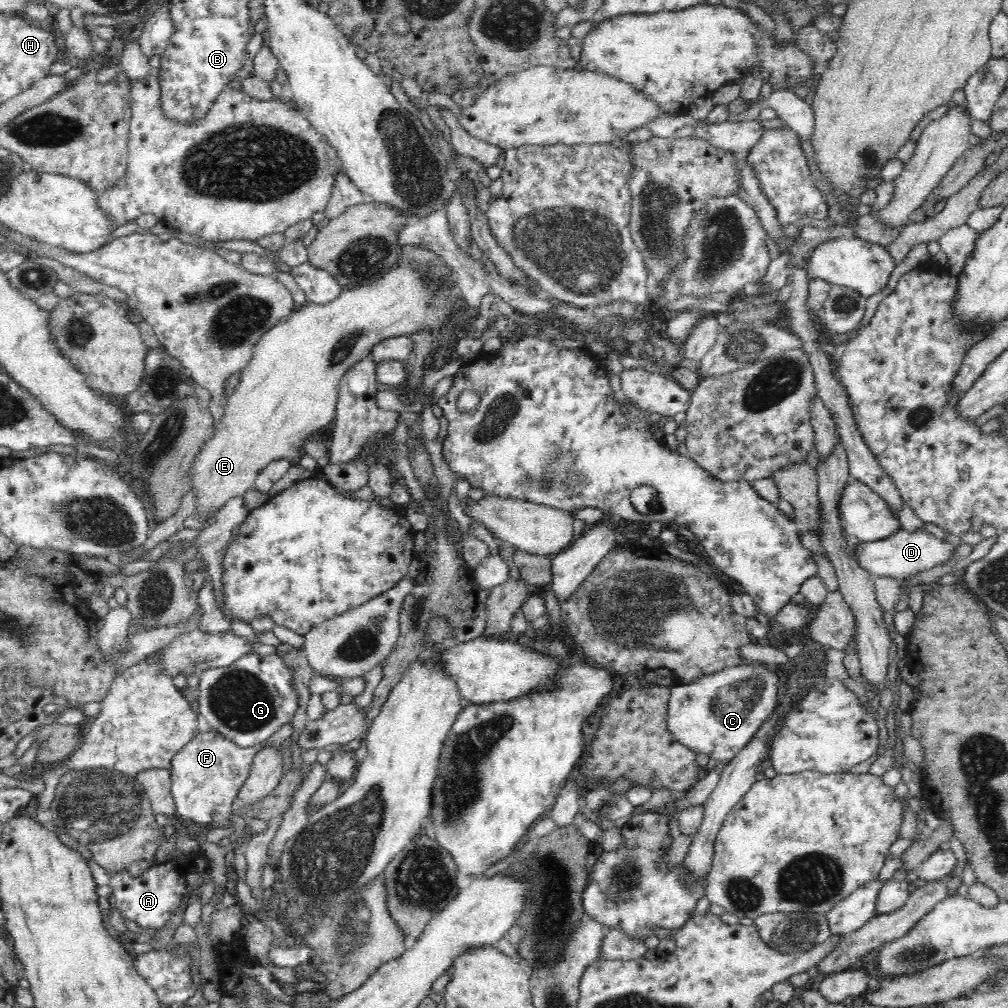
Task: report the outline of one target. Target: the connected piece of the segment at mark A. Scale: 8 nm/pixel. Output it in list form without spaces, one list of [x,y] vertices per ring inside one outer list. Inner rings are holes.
[[[200,852],[198,854],[181,855],[155,863],[139,876],[132,876],[126,870],[108,874],[94,862],[88,862],[92,877],[97,885],[112,888],[112,902],[128,920],[136,922],[142,928],[162,928],[171,916],[174,916],[182,902],[188,902],[192,896],[196,898],[198,888],[212,879],[212,863]]]

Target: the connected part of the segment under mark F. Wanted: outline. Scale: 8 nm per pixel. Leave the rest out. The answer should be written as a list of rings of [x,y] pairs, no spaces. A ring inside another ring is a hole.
[[[288,723],[269,736],[264,742],[256,746],[240,747],[230,740],[226,740],[220,733],[210,728],[199,728],[194,738],[174,758],[171,766],[171,793],[176,805],[176,812],[180,819],[190,818],[196,824],[220,824],[220,822],[232,822],[233,832],[229,835],[230,844],[234,853],[232,868],[239,876],[236,888],[238,899],[245,910],[245,915],[263,908],[262,902],[252,896],[252,890],[244,882],[246,876],[247,862],[244,847],[253,836],[245,819],[236,816],[232,812],[235,798],[241,786],[249,777],[253,759],[257,752],[268,748],[268,746],[279,746],[294,734],[294,724]]]

